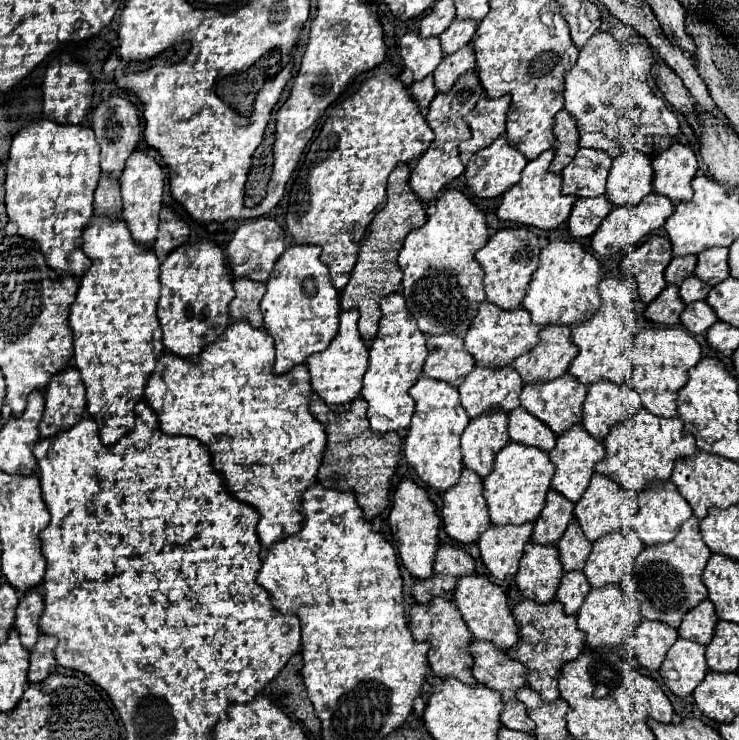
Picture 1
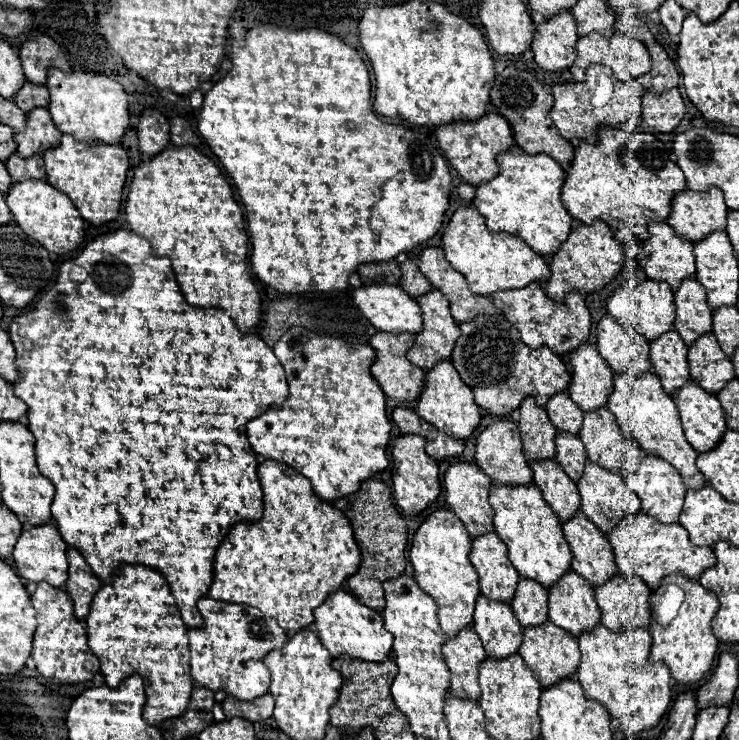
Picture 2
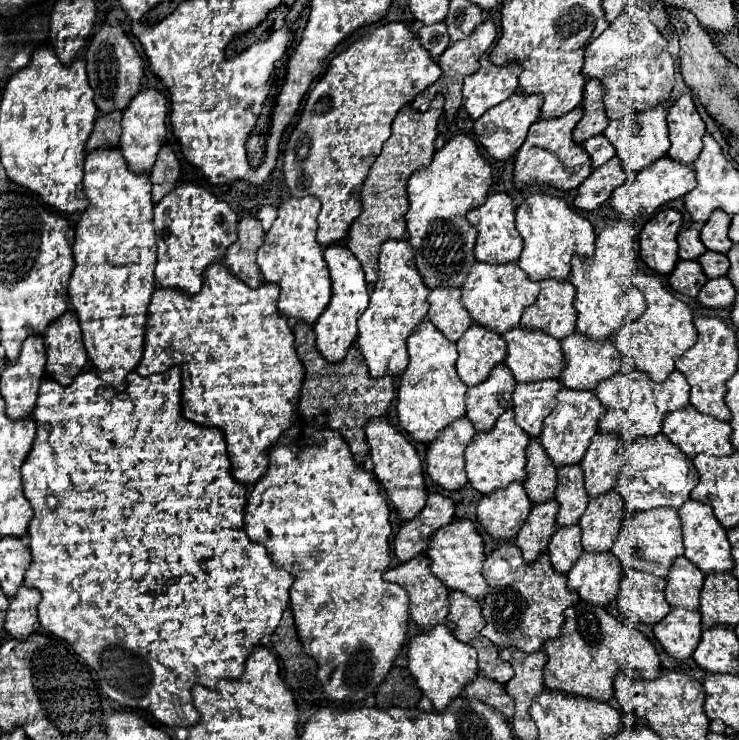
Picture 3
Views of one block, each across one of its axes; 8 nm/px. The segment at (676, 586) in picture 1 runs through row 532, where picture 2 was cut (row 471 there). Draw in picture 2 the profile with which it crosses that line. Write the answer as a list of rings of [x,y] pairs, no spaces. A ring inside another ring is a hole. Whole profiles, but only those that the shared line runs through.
[[[644,374],[634,380],[618,376],[614,380],[614,392],[610,394],[606,406],[614,414],[620,430],[640,444],[640,450],[648,452],[650,456],[666,460],[680,472],[688,490],[700,490],[706,484],[702,472],[696,466],[698,452],[686,442],[684,430],[680,426],[678,408],[674,400],[662,390],[662,384],[656,374]]]

